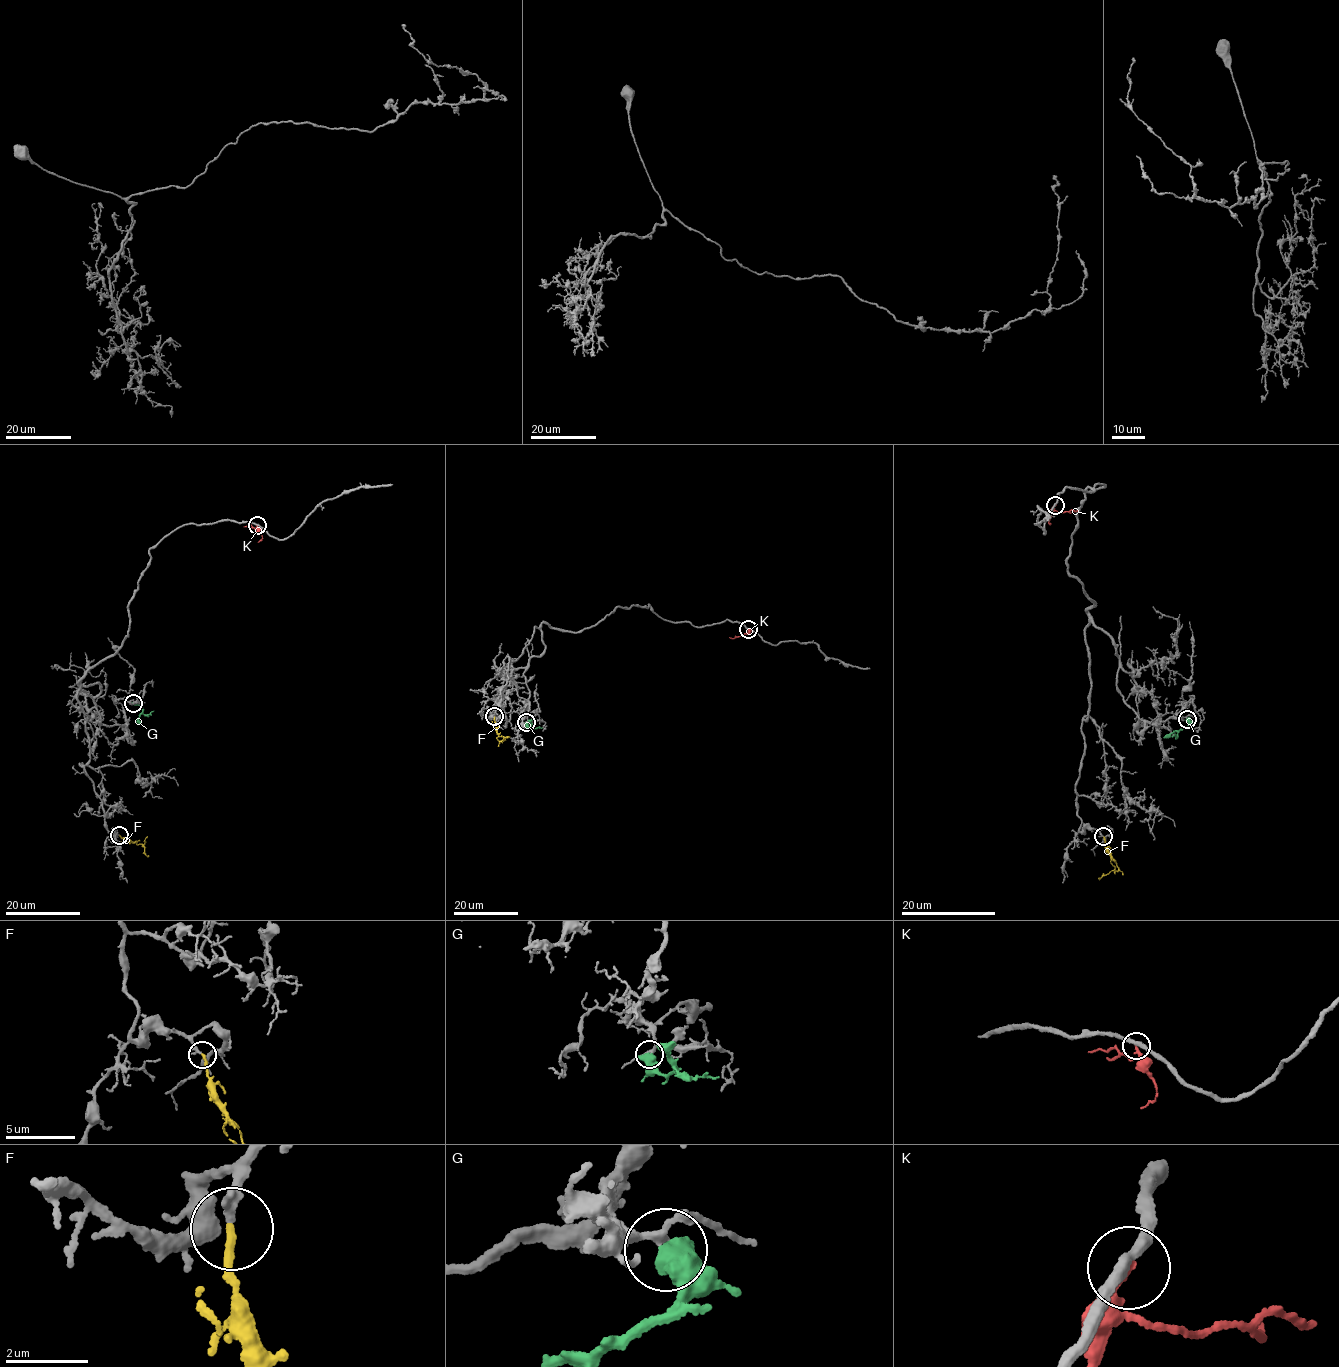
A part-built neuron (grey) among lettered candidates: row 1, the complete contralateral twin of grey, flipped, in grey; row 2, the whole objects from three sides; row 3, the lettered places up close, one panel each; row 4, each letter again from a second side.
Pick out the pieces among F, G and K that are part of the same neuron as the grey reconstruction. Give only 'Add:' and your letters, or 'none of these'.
Add: F

